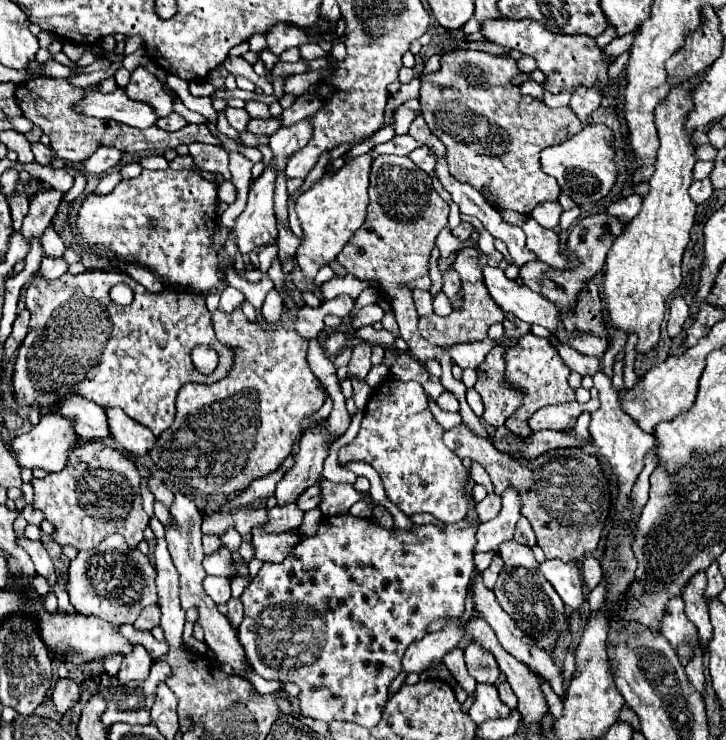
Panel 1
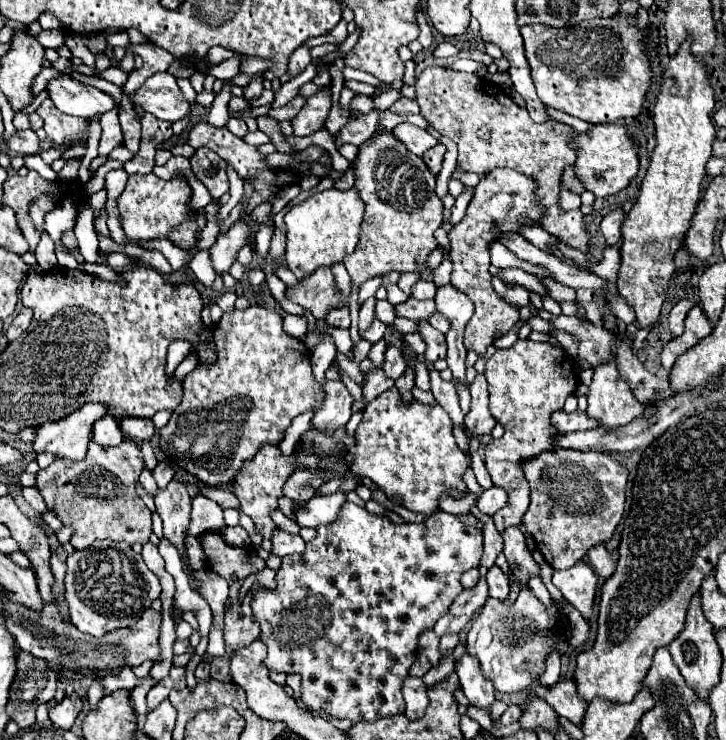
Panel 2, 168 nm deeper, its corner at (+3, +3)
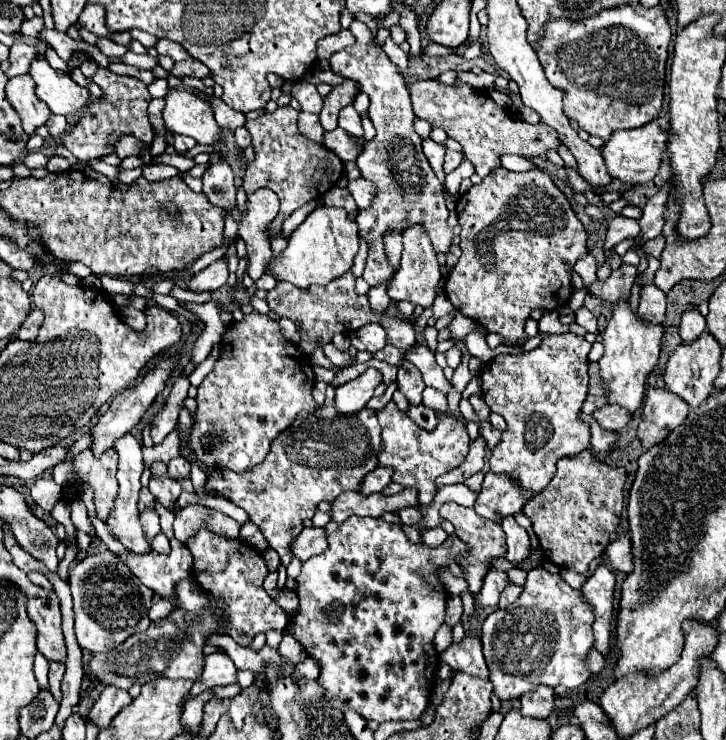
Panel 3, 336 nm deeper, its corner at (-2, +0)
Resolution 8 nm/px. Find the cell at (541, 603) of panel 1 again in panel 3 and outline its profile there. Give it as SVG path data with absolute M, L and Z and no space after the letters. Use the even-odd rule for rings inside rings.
M505 517L501 521L501 527L503 527L505 535L507 535L505 559L511 561L513 565L521 565L523 559L527 559L529 551L531 551L531 543L529 543L527 531L523 527L519 527L513 517Z

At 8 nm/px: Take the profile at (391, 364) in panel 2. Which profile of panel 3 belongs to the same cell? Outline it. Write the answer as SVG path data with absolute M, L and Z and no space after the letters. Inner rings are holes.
M403 361L403 365L399 367L399 371L397 371L397 383L399 383L399 391L413 403L413 405L417 405L417 403L421 403L421 389L425 387L425 383L423 383L423 377L419 375L419 369L417 367L413 367L413 363L409 363L409 361ZM411 385L417 385L417 393L413 393L415 389L411 389Z

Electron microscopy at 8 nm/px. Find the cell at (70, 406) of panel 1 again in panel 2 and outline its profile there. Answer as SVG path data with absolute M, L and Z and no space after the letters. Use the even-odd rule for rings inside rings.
M104 416L102 420L98 420L94 424L92 440L98 442L100 446L118 446L118 444L122 444L124 436L122 436L118 422L112 416Z

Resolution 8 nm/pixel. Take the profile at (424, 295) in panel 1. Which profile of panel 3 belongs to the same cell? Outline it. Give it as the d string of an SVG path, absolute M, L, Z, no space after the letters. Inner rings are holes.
M411 227L403 231L403 255L401 257L403 257L401 267L395 271L395 277L387 281L387 295L395 301L407 299L421 307L431 307L431 303L437 297L437 283L441 281L441 269L437 269L435 251L427 239L427 233L423 233L421 227Z

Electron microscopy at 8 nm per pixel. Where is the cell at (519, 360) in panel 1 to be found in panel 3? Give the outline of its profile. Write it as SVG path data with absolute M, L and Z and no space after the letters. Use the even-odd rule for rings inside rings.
M575 333L563 335L543 335L543 343L521 355L497 355L491 365L485 365L481 371L483 379L483 399L491 411L499 413L507 421L507 431L501 435L501 441L493 447L489 457L489 467L497 475L517 475L517 487L523 491L531 491L539 495L549 485L551 477L555 475L555 463L563 457L573 457L587 449L591 441L589 423L581 423L577 413L581 403L587 397L589 389L589 375L587 375L587 353L591 343L585 337Z

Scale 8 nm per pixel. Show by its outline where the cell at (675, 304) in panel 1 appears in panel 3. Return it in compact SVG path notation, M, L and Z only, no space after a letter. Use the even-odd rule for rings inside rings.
M689 309L683 313L681 317L681 339L683 343L691 343L695 341L703 331L705 331L705 317L697 311L697 309Z

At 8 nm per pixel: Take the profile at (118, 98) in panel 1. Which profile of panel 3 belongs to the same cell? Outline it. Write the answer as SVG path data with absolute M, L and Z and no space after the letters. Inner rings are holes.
M45 59L33 61L29 67L29 75L37 83L39 99L43 99L51 113L57 115L75 115L81 113L91 101L89 89L77 85L69 73L61 73L51 69L51 65Z

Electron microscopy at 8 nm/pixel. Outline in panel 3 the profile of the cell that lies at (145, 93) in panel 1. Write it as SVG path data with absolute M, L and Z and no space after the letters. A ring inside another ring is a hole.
M169 89L165 95L163 121L171 133L189 135L203 145L221 139L221 129L213 119L213 109L189 91Z

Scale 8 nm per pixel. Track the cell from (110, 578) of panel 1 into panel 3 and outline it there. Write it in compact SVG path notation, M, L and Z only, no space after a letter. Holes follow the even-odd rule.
M101 551L93 553L73 567L69 573L69 587L73 595L73 611L75 611L75 635L81 645L81 649L99 653L99 651L109 651L119 647L127 637L133 633L147 631L151 619L149 619L149 609L155 601L155 591L151 591L147 585L143 585L135 575L131 575L131 569L119 559L117 553L113 551Z

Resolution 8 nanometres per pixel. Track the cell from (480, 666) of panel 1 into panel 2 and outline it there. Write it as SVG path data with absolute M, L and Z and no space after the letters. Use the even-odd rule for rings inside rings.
M524 588L520 590L516 602L510 606L488 598L486 606L480 610L468 630L466 646L468 652L480 660L484 676L494 684L498 692L524 692L530 690L530 684L546 670L546 658L554 650L554 646L560 656L570 648L566 640L546 636L546 632L552 628L556 626L550 622L548 608L534 596L530 588ZM516 630L520 630L520 640L514 638Z

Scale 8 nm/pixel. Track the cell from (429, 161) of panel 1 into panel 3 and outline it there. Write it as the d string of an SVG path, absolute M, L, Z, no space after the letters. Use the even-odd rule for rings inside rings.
M447 149L447 153L445 153L445 163L443 163L443 171L445 171L445 173L451 173L455 167L459 167L459 163L461 163L463 159L465 159L463 153Z

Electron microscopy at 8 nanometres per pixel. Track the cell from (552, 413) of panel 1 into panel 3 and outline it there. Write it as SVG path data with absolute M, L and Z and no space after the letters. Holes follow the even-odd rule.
M603 407L603 409L597 409L593 413L593 419L599 423L599 427L603 429L611 429L611 431L617 431L617 429L623 429L627 425L627 421L631 419L631 413L629 411L623 411L623 407Z

